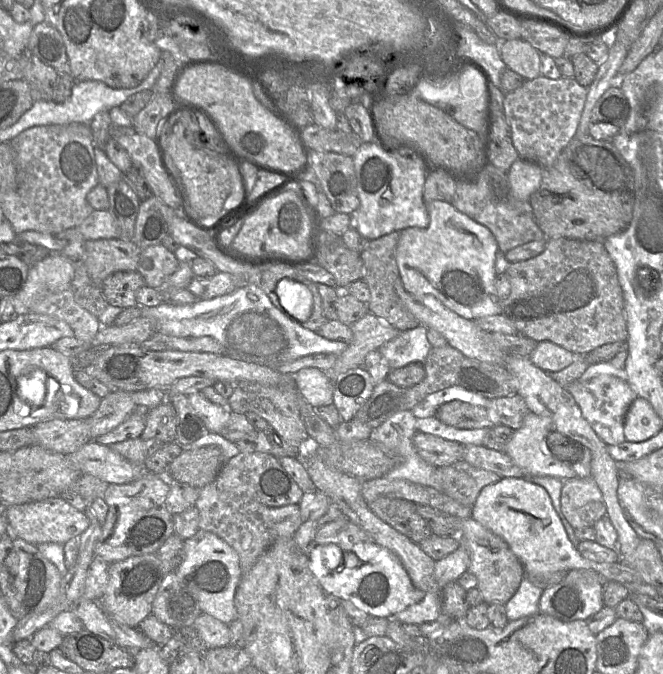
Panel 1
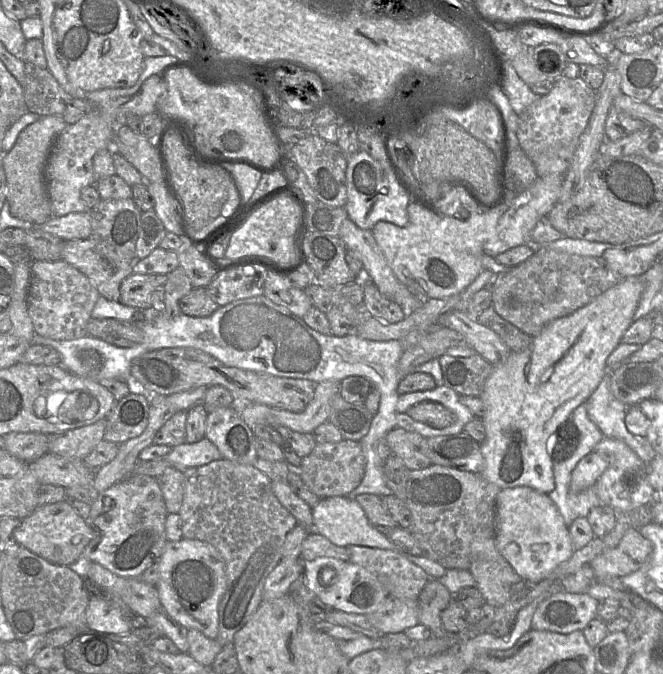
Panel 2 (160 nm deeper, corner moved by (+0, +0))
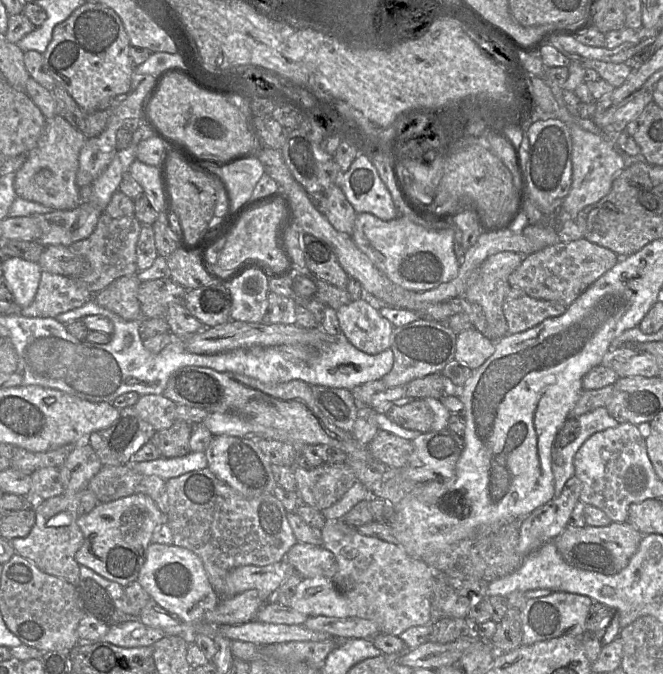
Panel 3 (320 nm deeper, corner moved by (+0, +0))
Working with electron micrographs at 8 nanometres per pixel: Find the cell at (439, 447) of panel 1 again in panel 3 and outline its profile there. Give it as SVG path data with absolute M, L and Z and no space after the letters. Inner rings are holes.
M379 430L368 449L378 461L393 468L403 468L411 456L412 442L387 431Z

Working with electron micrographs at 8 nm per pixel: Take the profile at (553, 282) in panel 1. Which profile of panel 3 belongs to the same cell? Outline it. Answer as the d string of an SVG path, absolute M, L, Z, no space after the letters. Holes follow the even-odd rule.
M516 287L510 288L503 302L509 334L526 331L547 318L564 314L566 309L560 302L533 298Z

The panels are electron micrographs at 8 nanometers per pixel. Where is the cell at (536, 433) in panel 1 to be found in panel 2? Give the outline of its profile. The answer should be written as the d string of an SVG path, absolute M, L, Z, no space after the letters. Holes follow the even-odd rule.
M641 276L621 279L587 305L550 322L532 338L527 349L510 352L503 361L492 367L479 396L484 405L481 421L485 429L485 439L480 444L484 459L481 476L500 489L526 486L545 494L554 489L551 447L555 434L572 412L586 402L606 374L606 361L632 324L643 290Z

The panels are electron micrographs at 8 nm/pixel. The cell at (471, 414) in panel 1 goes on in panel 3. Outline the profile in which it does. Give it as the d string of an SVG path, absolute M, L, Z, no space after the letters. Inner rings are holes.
M415 399L402 406L393 406L386 415L402 428L421 433L431 431L434 419L433 412L424 399Z

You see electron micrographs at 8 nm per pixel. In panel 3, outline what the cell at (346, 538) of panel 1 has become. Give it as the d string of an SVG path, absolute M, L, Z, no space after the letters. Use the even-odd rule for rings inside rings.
M296 542L284 559L302 578L325 577L332 579L337 571L334 554L323 546Z

